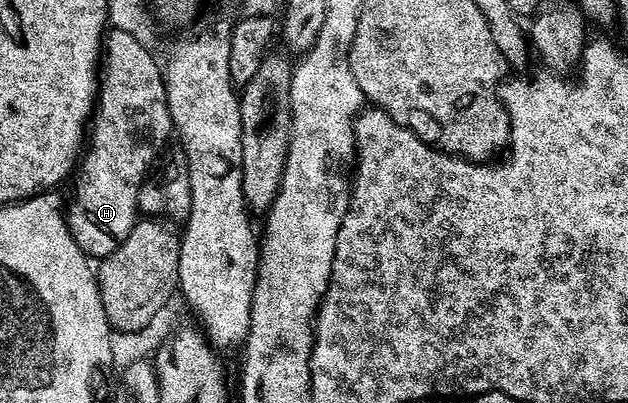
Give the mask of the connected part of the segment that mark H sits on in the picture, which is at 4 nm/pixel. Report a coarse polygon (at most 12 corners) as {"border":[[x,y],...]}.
{"border":[[103,41],[69,229],[111,255],[175,132],[163,68]]}

